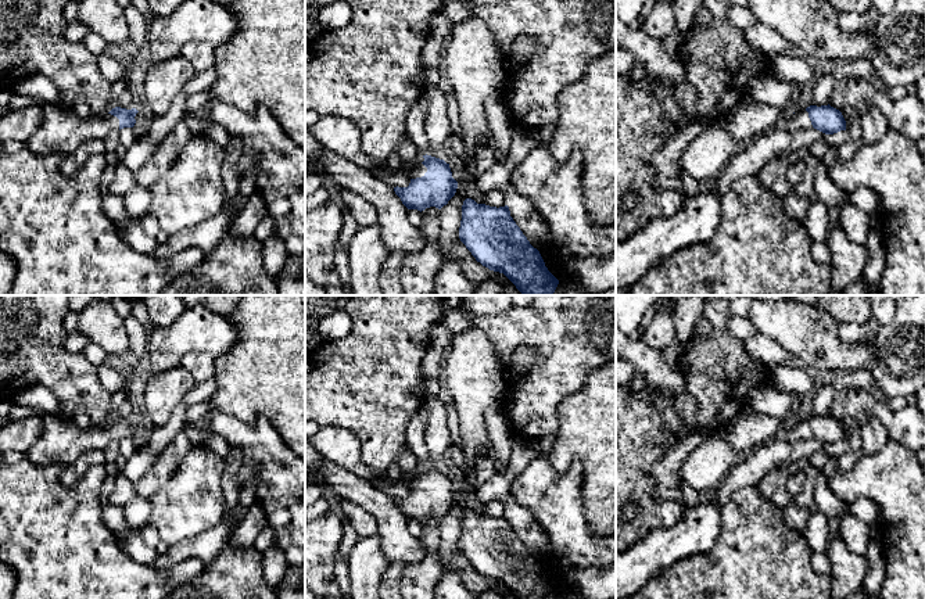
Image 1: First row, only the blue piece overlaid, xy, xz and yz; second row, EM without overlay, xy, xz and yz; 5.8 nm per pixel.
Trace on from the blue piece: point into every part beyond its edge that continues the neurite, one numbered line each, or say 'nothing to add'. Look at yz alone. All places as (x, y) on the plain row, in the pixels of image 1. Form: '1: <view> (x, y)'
1: yz (799, 431)

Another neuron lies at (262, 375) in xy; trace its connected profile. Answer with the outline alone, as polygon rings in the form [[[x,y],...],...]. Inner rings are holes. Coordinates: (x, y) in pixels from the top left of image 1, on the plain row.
[[[241,295],[236,309],[227,318],[239,327],[236,344],[223,355],[214,358],[215,392],[208,399],[208,405],[215,410],[234,416],[245,424],[254,424],[258,417],[268,419],[277,430],[288,448],[305,459],[305,295]]]

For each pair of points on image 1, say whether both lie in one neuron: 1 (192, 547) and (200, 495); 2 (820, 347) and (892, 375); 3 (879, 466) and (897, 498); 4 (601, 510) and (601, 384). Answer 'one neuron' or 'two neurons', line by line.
1: two neurons
2: two neurons
3: one neuron
4: one neuron

